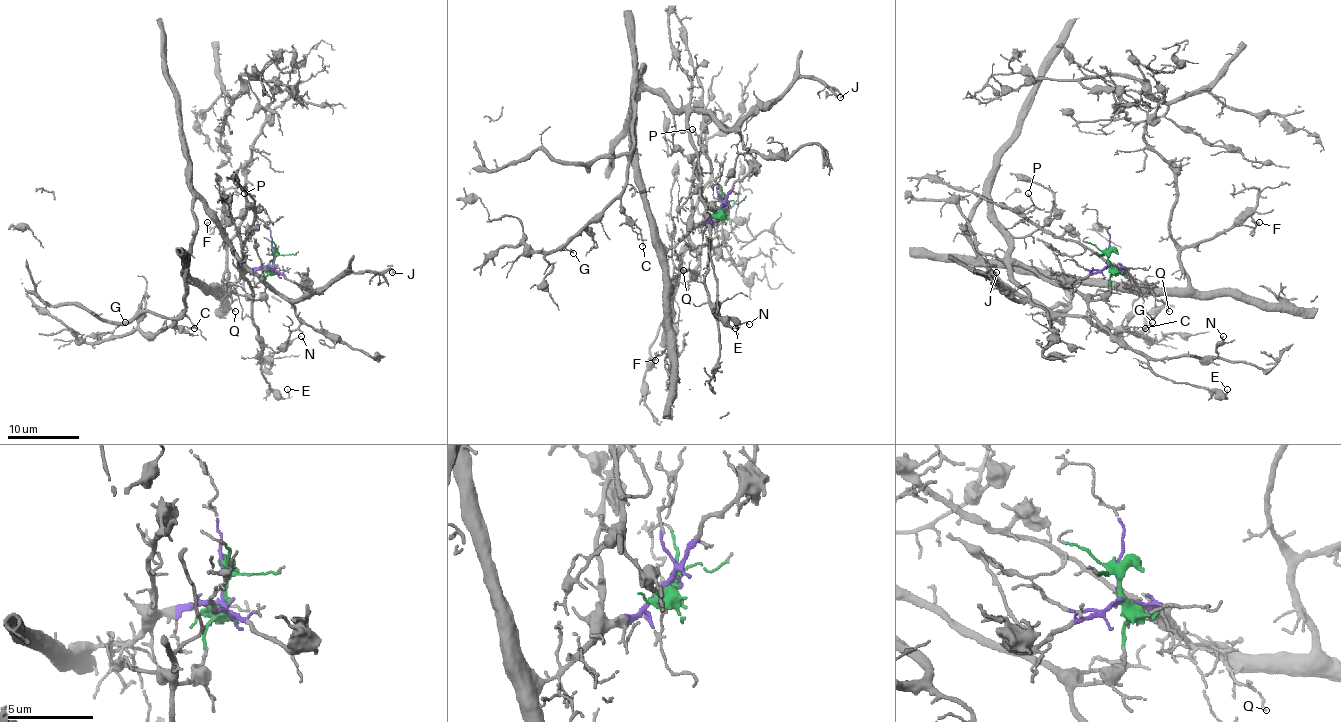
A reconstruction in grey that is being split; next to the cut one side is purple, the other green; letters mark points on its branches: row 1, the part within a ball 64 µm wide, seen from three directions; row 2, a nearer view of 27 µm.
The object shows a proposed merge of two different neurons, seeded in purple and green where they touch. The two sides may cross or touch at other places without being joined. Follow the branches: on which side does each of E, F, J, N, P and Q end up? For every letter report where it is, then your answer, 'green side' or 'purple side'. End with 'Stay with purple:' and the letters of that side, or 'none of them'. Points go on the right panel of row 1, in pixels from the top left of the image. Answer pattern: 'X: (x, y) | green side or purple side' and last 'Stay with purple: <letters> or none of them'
E: (1227, 389) | green side
F: (1259, 222) | purple side
J: (996, 272) | green side
N: (1223, 336) | green side
P: (1028, 193) | purple side
Q: (1169, 311) | purple side
Stay with purple: F, P, Q

